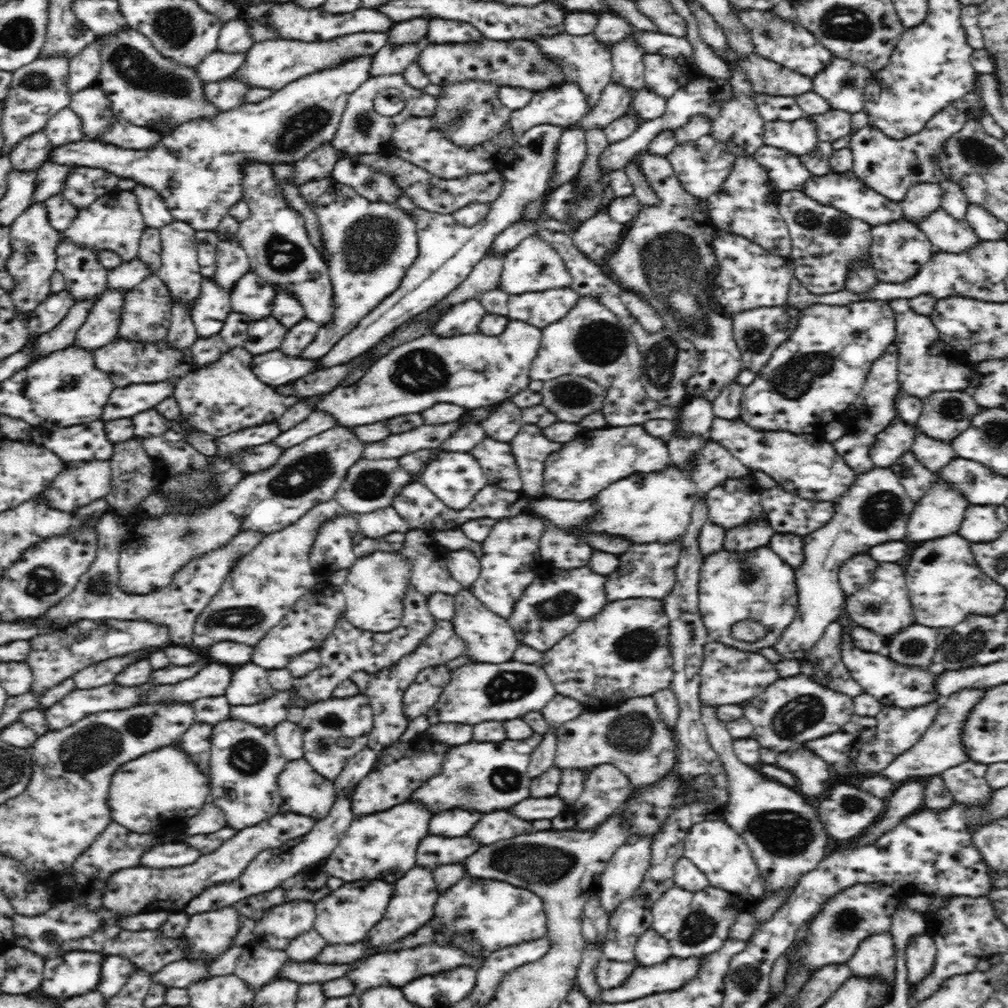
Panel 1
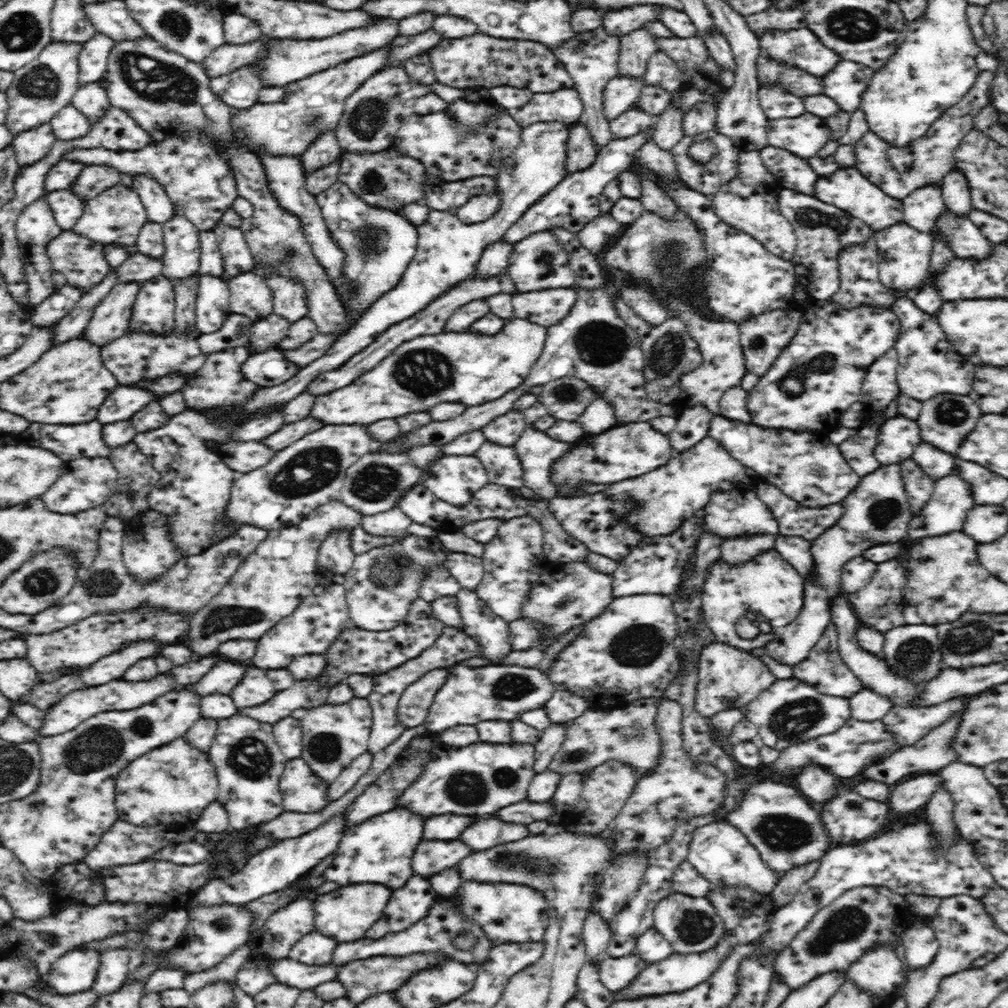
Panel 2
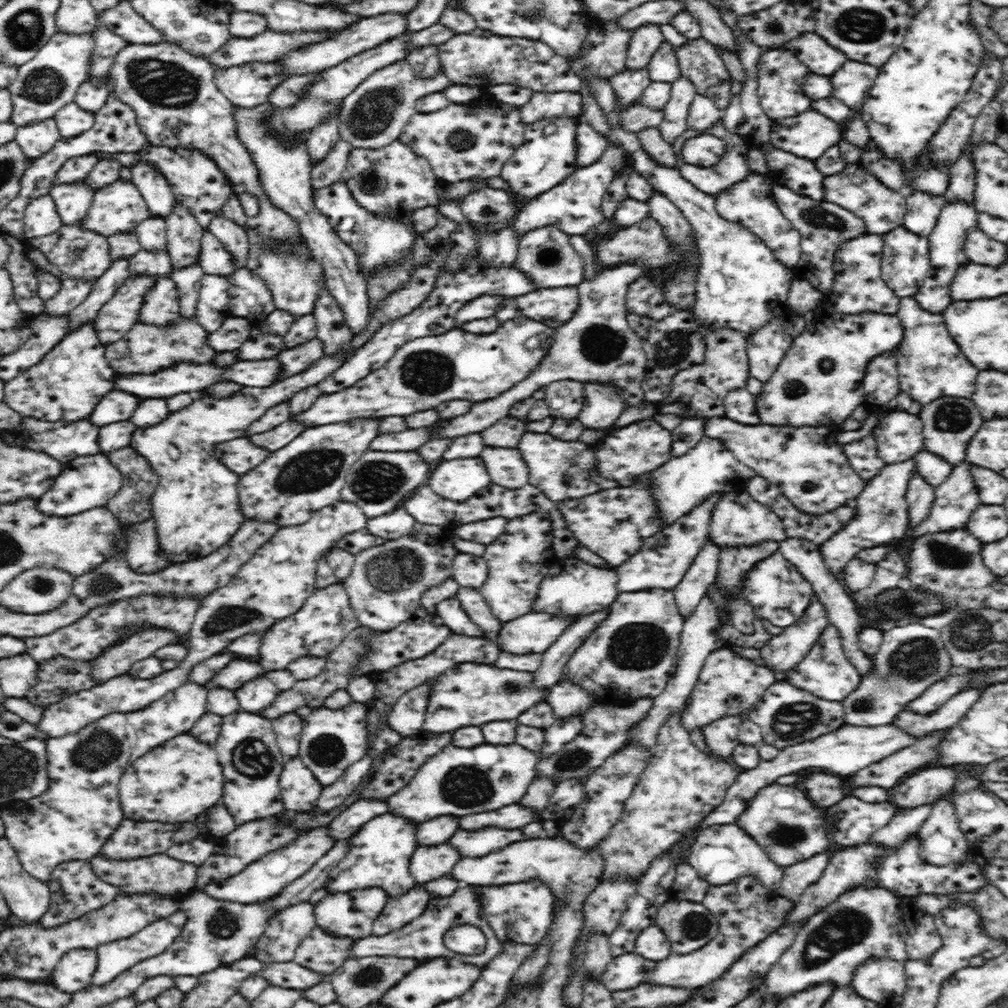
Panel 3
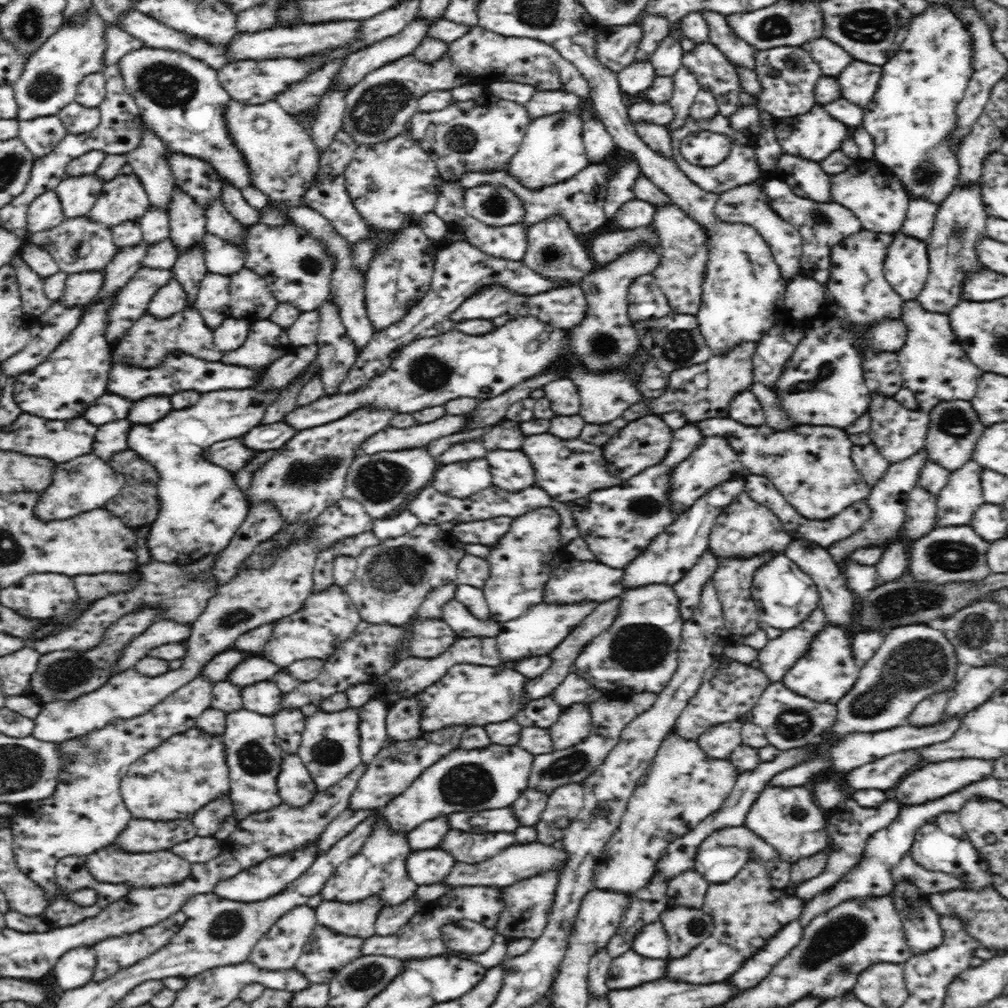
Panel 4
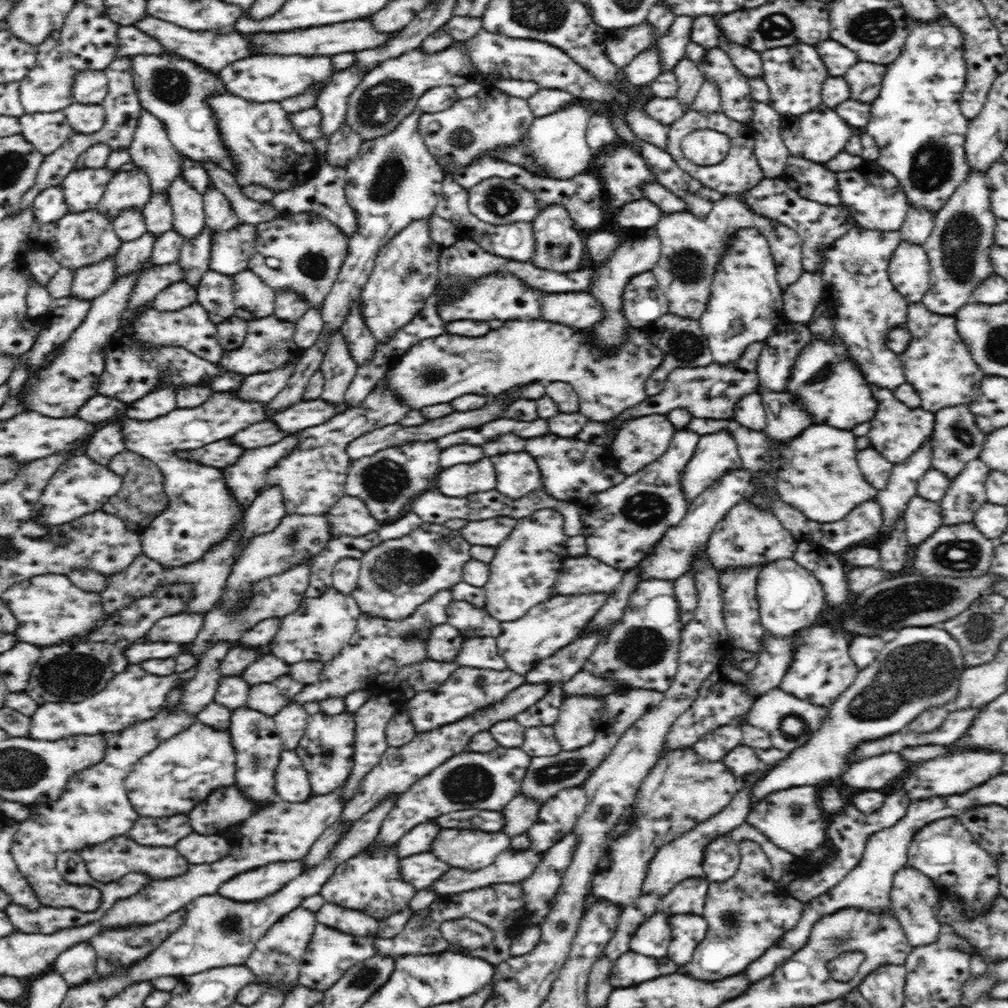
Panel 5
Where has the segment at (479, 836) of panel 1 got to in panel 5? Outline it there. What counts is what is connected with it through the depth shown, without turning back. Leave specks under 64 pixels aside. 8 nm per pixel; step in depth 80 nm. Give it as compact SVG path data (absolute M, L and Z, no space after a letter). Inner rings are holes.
M441 829L432 842L432 852L450 868L470 871L484 868L496 861L500 852L510 848L510 838L502 832L484 834L476 830Z

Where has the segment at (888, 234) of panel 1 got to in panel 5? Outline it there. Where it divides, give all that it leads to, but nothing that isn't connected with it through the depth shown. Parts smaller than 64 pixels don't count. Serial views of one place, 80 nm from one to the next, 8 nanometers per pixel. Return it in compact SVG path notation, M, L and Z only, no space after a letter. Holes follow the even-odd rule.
M902 241L896 249L888 275L895 289L908 304L922 303L924 293L930 287L930 266L923 246Z

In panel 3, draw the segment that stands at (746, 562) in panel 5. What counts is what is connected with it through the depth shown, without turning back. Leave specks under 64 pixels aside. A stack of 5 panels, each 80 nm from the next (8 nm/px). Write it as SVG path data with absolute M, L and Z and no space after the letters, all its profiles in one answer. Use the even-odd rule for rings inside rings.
M744 487L724 493L713 506L711 515L709 538L722 549L758 546L764 541L780 542L788 537L777 514L765 504L757 503Z

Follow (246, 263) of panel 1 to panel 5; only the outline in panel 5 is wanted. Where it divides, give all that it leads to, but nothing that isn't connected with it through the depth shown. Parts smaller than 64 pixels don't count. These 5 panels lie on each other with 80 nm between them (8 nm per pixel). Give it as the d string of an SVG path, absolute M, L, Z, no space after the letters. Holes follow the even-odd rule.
M212 184L208 192L203 194L203 201L205 226L209 226L214 233L228 232L241 223L229 200Z

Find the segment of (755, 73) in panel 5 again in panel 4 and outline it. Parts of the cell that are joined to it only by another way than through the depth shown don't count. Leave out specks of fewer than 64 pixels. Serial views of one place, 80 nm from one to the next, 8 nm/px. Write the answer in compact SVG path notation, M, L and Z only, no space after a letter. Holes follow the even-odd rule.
M701 10L699 12L708 25L708 39L716 49L723 52L732 64L755 70L755 56L758 50L739 38L728 26L723 14Z

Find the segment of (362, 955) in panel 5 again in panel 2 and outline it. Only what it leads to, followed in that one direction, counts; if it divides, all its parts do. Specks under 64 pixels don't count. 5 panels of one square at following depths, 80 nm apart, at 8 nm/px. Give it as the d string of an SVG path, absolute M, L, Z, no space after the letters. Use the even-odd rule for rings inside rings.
M314 929L292 946L287 958L307 965L332 965L333 950L338 943Z

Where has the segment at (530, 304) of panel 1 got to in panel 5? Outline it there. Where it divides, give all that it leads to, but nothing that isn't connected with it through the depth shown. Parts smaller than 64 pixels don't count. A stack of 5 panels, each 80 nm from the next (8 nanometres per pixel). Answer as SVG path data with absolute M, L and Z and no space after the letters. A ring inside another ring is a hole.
M586 291L546 293L540 303L543 321L589 329L604 320L602 305Z

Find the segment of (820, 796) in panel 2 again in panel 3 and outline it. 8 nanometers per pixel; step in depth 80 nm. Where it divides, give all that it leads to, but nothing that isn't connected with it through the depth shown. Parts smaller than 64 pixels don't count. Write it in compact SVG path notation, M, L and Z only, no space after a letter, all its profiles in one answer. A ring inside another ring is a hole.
M806 774L802 782L808 798L824 808L840 802L844 798L844 786L838 776L830 774Z

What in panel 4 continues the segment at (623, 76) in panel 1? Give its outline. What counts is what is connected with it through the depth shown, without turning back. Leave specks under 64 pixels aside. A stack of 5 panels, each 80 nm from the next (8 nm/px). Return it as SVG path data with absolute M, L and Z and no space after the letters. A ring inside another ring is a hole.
M646 16L641 20L642 40L640 46L635 52L635 60L638 62L646 62L657 50L660 42L667 38L670 26L673 23L663 16Z

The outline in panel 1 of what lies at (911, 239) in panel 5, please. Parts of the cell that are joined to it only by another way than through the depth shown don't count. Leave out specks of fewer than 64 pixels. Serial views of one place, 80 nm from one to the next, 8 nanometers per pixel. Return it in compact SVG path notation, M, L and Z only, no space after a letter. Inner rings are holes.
M919 182L910 186L898 203L903 208L904 220L916 224L931 212L941 208L942 189L939 183Z

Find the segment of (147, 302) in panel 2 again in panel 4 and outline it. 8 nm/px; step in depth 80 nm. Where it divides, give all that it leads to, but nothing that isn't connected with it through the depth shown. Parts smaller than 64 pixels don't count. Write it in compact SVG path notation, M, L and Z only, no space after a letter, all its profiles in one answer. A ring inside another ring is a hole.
M175 279L167 282L166 286L160 287L151 299L148 304L147 314L156 319L173 316L190 307L184 287Z

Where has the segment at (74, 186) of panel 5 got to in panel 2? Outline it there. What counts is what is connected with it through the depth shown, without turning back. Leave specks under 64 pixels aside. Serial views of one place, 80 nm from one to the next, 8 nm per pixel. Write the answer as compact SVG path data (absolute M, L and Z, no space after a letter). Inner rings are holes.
M68 189L52 190L45 194L52 209L56 224L62 230L71 230L76 221L82 216L86 200Z

